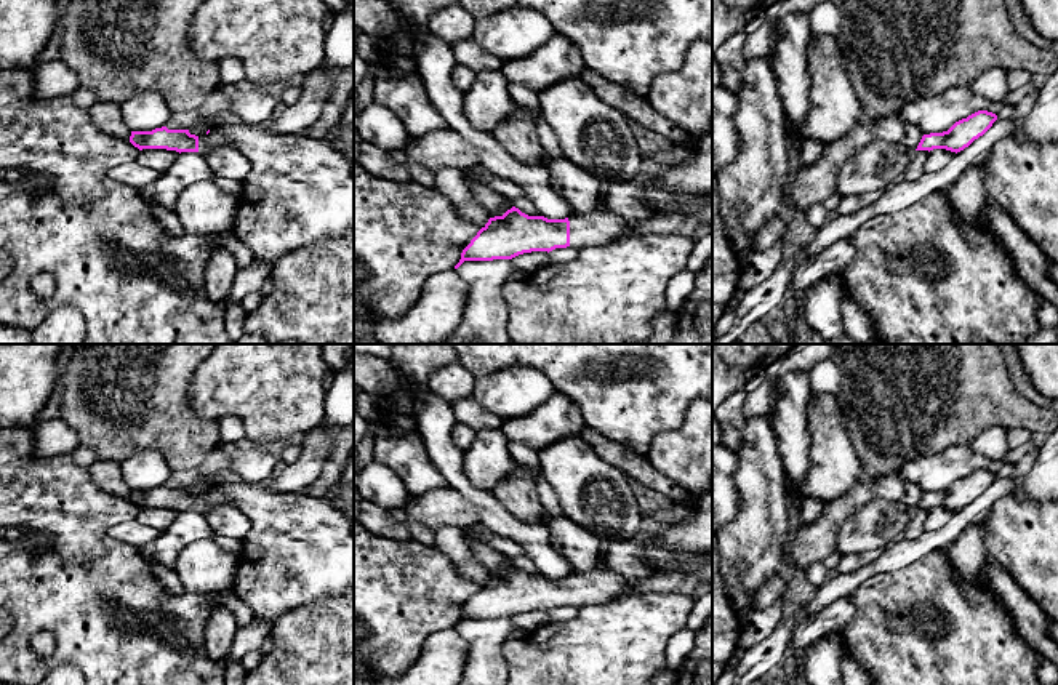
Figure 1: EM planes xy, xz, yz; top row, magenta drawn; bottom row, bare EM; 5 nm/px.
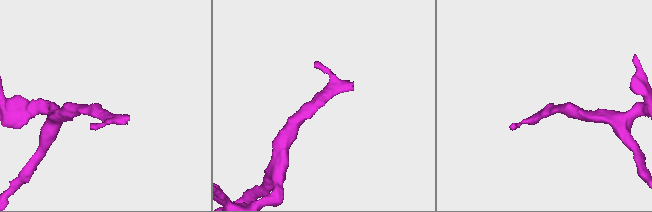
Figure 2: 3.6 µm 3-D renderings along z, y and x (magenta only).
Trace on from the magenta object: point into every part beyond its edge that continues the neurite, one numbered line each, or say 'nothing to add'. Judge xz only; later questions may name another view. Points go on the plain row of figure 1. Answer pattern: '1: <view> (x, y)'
1: xz (596, 586)

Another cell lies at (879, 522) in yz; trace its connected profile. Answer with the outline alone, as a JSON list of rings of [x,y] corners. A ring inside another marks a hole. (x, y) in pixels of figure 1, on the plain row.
[[[872,498],[844,522],[836,536],[836,551],[844,557],[887,549],[903,538],[912,514],[901,501]]]

